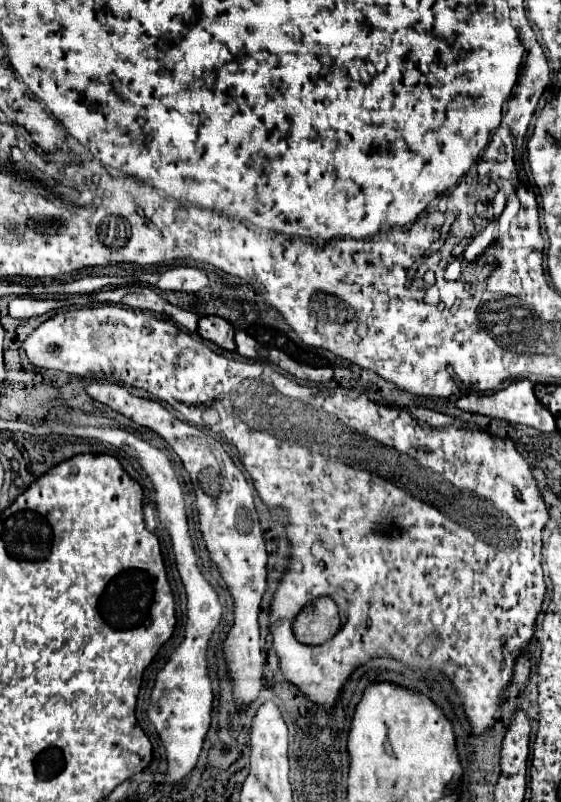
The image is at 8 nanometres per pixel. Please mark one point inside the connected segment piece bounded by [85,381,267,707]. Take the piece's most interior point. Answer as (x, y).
(227, 516)

